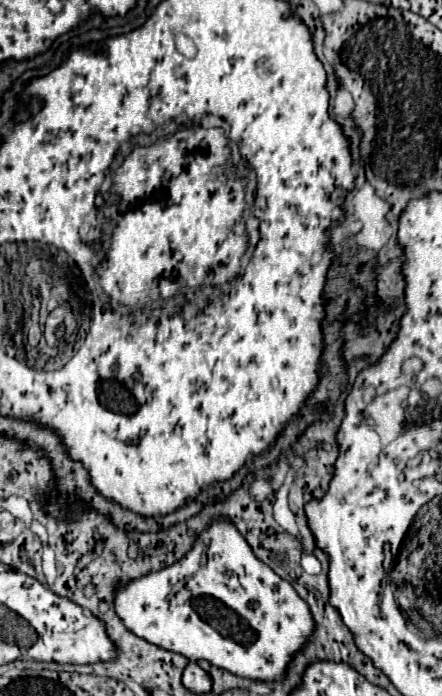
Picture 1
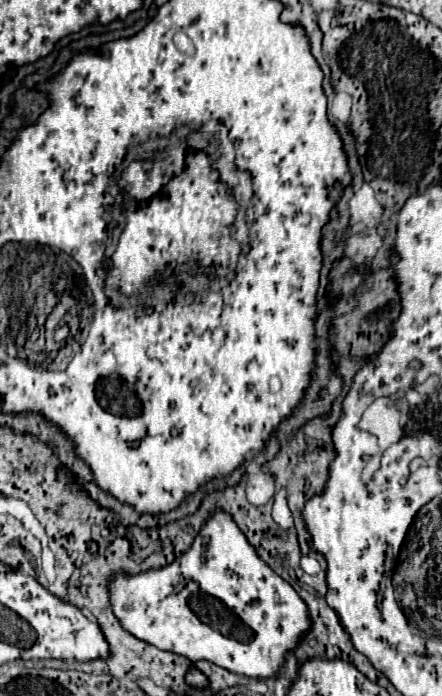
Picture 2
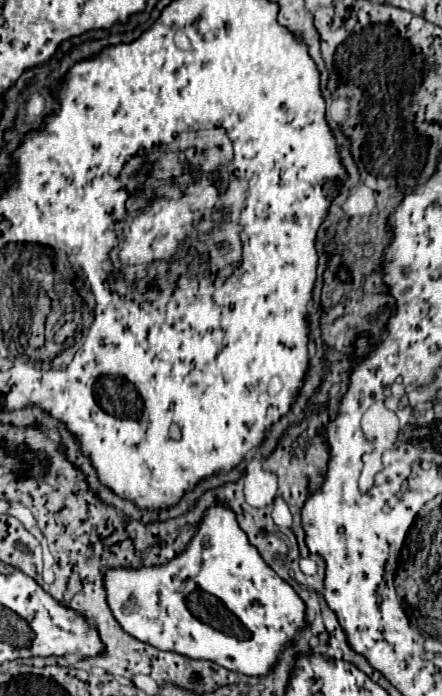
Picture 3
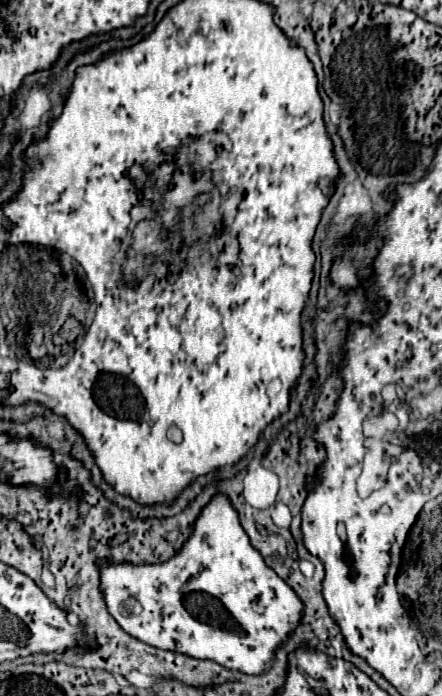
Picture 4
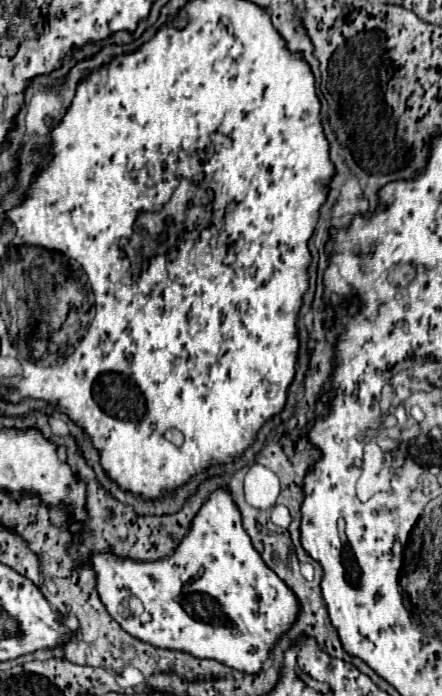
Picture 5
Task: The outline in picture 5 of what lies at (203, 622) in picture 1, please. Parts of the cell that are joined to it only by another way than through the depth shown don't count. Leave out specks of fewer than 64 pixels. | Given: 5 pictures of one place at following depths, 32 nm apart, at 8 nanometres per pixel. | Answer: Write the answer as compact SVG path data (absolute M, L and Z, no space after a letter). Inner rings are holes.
M216 490L192 520L192 528L170 558L156 562L120 560L114 554L92 556L98 576L98 594L110 616L134 638L156 648L180 650L196 658L212 658L228 668L256 674L270 656L274 644L296 622L300 602L294 592L264 564L242 528L240 512L228 490ZM130 598L142 602L142 614L130 612Z

